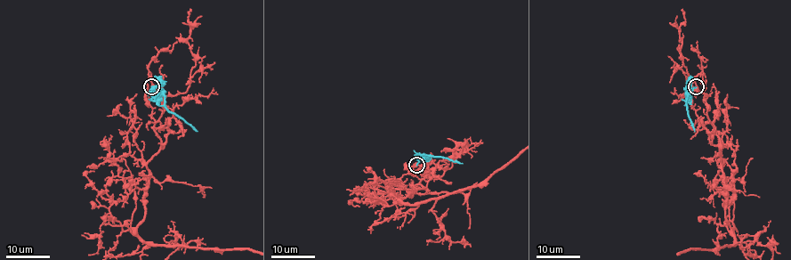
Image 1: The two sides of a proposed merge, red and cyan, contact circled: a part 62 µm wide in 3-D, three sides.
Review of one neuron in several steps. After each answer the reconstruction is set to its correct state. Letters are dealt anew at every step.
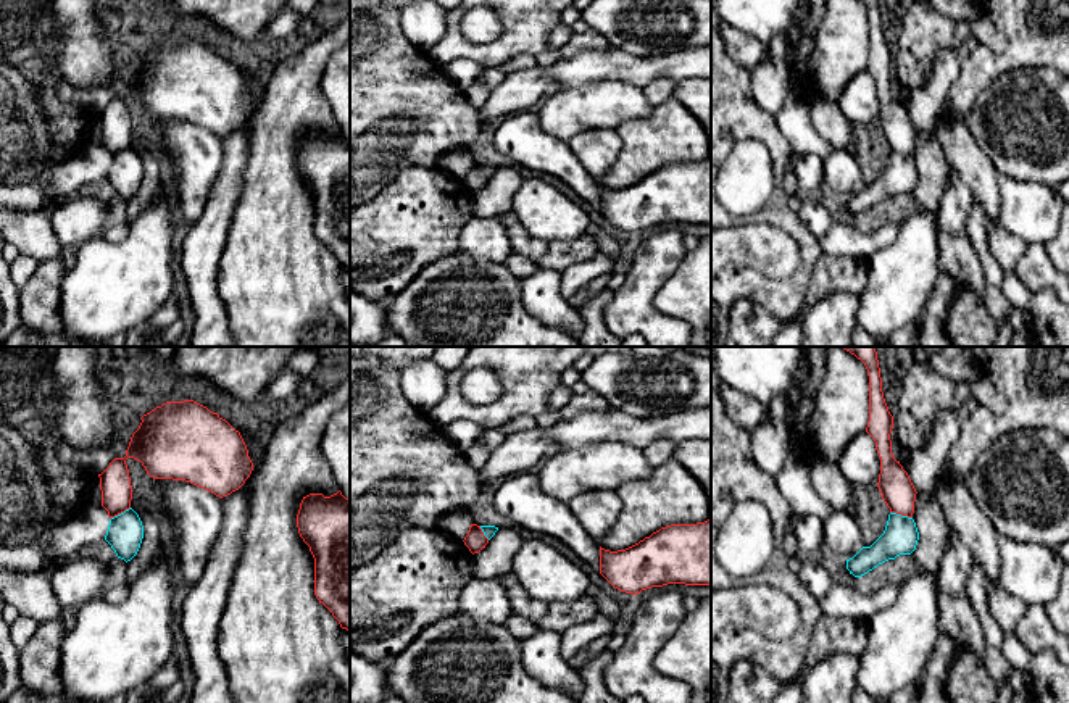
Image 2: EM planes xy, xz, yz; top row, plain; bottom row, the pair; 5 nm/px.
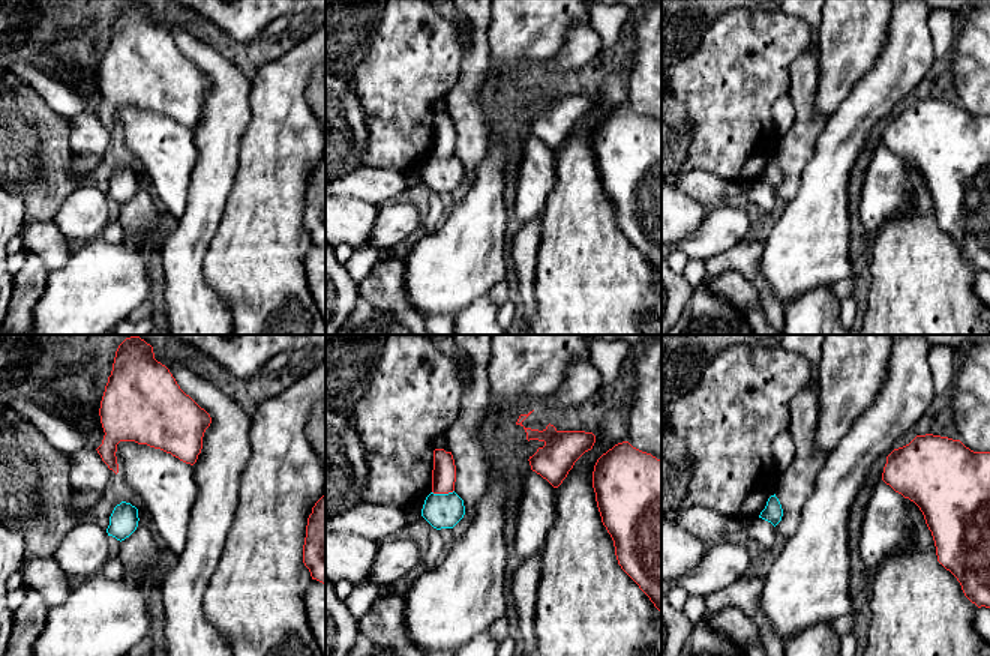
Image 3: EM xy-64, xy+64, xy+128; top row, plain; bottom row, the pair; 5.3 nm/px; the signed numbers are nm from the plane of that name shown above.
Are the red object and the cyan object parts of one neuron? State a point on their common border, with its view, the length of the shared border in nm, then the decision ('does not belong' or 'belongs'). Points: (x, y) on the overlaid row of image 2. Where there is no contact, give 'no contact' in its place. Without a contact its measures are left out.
yz (902, 515) | 120 nm | does not belong

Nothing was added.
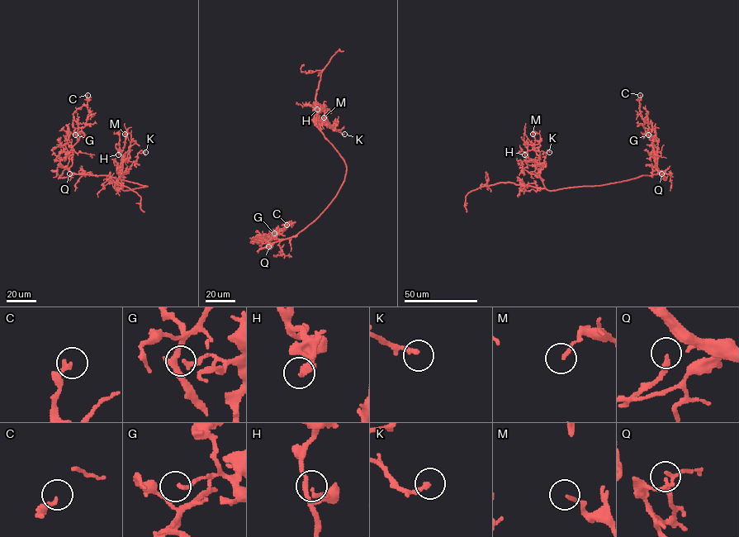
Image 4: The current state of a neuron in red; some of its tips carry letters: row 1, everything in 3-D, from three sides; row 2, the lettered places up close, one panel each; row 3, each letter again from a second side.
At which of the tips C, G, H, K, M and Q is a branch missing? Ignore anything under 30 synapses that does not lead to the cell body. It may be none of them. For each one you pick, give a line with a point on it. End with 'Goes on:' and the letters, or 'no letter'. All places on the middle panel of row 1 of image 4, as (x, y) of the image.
Goes on: no letter

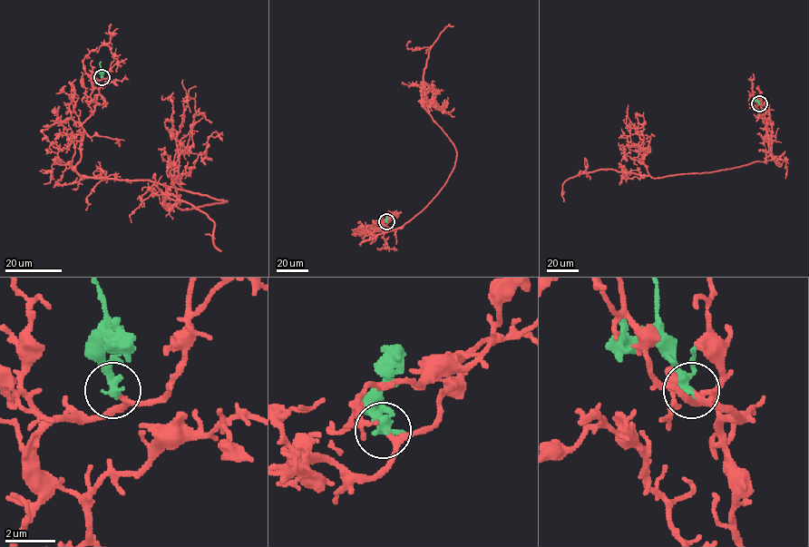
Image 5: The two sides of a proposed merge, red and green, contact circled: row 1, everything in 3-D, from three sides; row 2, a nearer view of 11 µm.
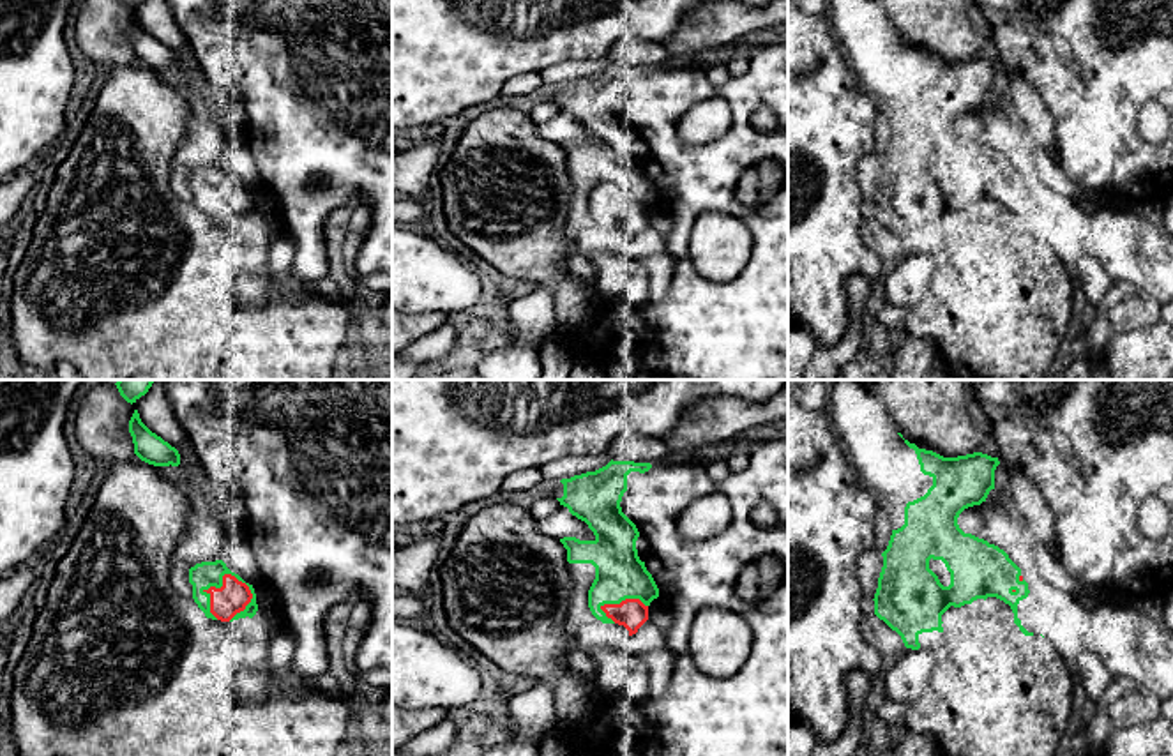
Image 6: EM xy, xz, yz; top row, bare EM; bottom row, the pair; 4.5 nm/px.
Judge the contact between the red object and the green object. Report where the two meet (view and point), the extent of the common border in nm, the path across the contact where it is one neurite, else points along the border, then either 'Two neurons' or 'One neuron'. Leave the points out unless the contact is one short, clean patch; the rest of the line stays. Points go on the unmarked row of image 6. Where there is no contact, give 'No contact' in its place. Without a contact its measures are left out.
Touches red at xy (207, 195). Shared border 240 nm. One neuron

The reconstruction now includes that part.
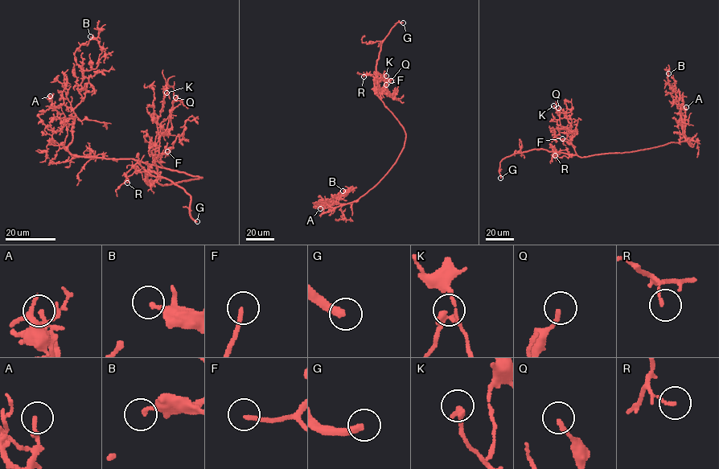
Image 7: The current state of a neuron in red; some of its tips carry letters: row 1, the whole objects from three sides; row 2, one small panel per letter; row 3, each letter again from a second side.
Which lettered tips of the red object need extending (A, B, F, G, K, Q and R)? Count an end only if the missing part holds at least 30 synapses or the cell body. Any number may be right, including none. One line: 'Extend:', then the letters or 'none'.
Extend: F, G

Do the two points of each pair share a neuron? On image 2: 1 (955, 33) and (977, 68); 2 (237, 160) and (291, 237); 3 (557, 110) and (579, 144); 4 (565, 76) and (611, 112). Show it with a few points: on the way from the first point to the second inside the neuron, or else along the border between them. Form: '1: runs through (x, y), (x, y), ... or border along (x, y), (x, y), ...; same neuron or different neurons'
1: border along (985, 16), (1003, 39), (1003, 45), (997, 52); different neurons
2: border along (250, 134), (244, 183), (236, 208); different neurons
3: border along (611, 128), (582, 129), (566, 141); different neurons
4: border along (616, 79), (594, 79), (565, 87); different neurons

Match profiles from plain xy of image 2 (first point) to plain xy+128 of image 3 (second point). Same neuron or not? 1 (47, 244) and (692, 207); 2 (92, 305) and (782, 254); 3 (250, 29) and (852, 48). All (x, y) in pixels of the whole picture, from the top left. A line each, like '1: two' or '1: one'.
1: one
2: one
3: one

